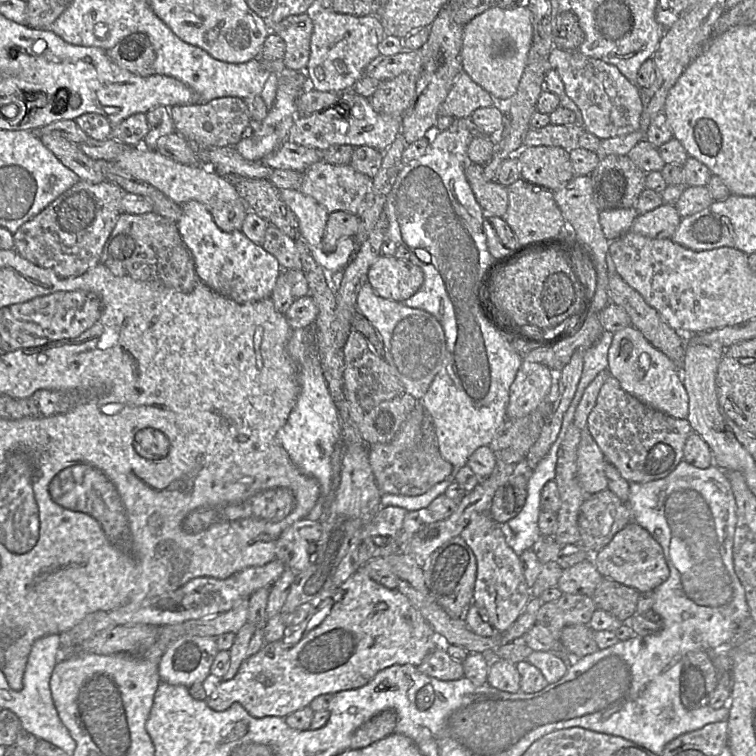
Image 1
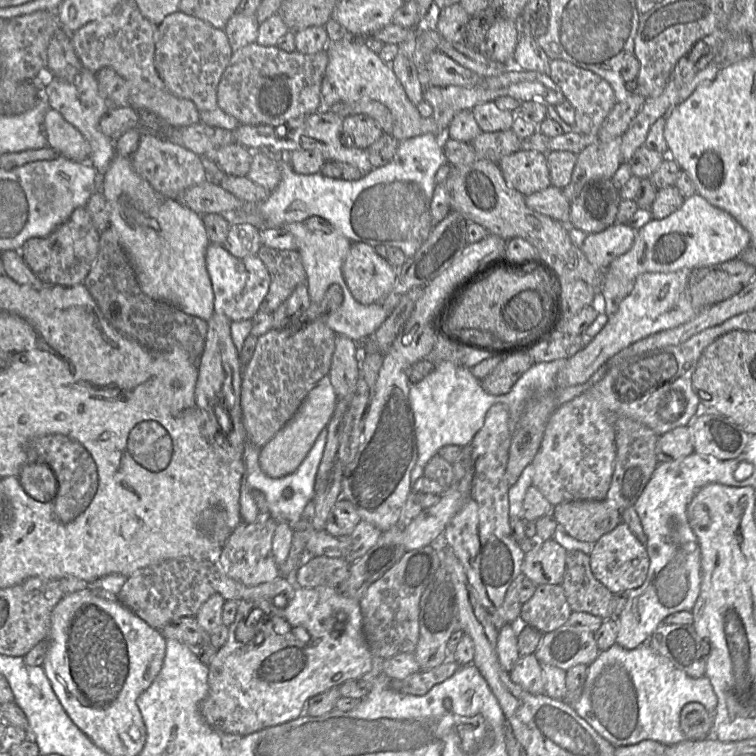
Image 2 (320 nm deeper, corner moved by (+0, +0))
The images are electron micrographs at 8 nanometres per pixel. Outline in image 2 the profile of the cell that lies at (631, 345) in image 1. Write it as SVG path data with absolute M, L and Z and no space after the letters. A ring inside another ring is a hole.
M696 193L666 218L652 219L641 227L631 249L615 258L603 272L601 293L606 302L605 314L612 316L617 312L636 278L645 272L673 272L722 264L738 258L750 244L749 232L732 215Z

